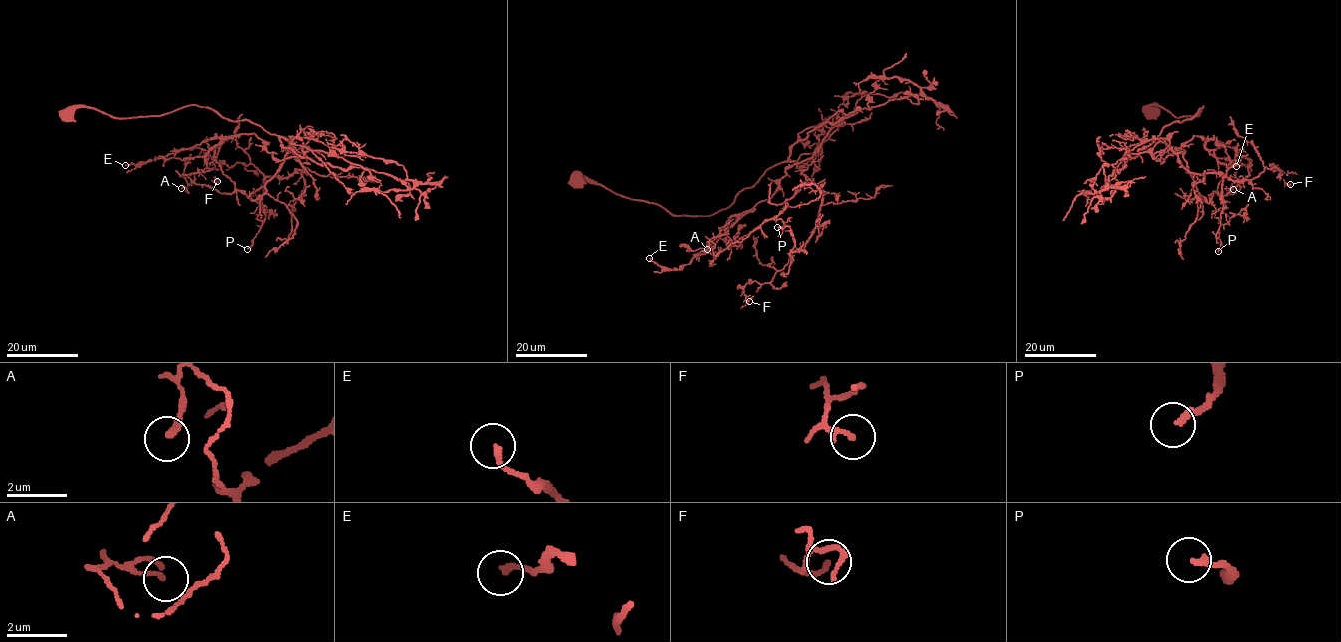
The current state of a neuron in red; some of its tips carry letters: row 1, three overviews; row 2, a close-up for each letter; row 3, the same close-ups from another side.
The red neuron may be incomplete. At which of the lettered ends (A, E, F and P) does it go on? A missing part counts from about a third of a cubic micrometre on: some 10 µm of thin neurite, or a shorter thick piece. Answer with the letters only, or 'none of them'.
none of them

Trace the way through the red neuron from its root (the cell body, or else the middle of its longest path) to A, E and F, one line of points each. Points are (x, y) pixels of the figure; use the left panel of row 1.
A: (68, 114), (197, 105), (293, 150), (254, 199), (181, 188)
E: (68, 114), (197, 105), (293, 150), (254, 199), (199, 147), (125, 165)
F: (68, 114), (207, 107), (284, 136), (304, 169), (276, 177), (216, 162), (217, 181)

